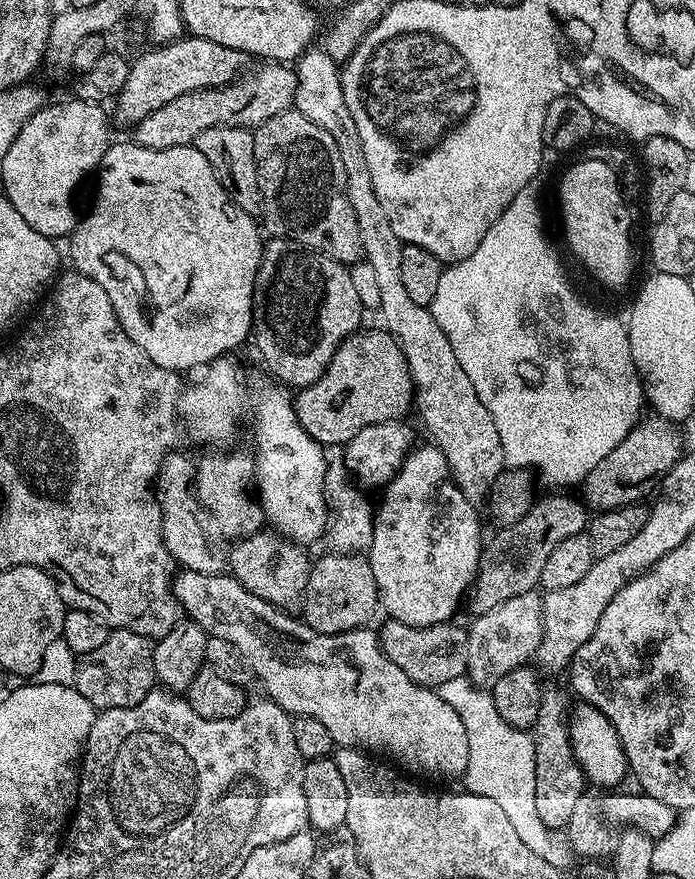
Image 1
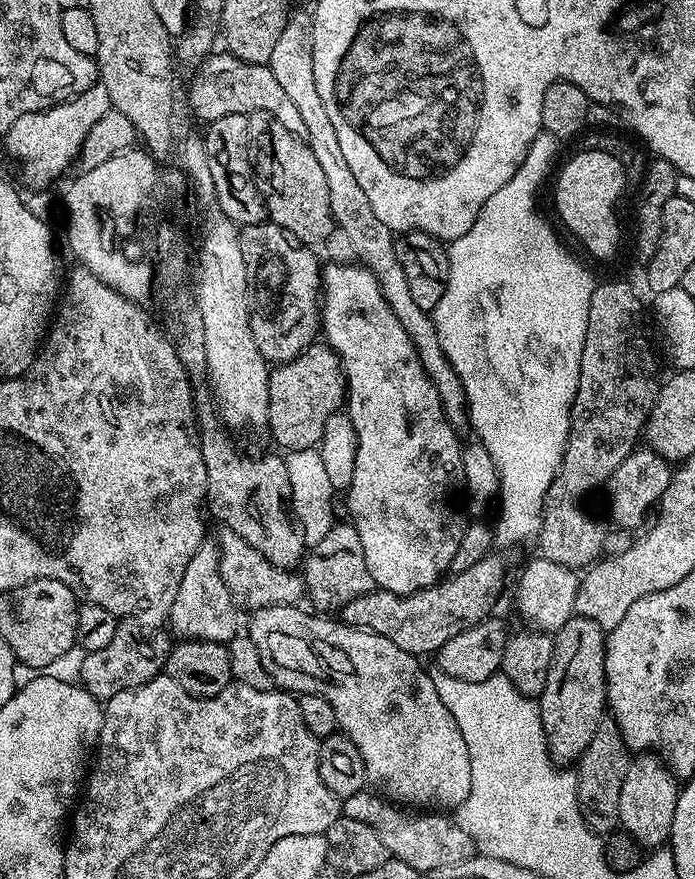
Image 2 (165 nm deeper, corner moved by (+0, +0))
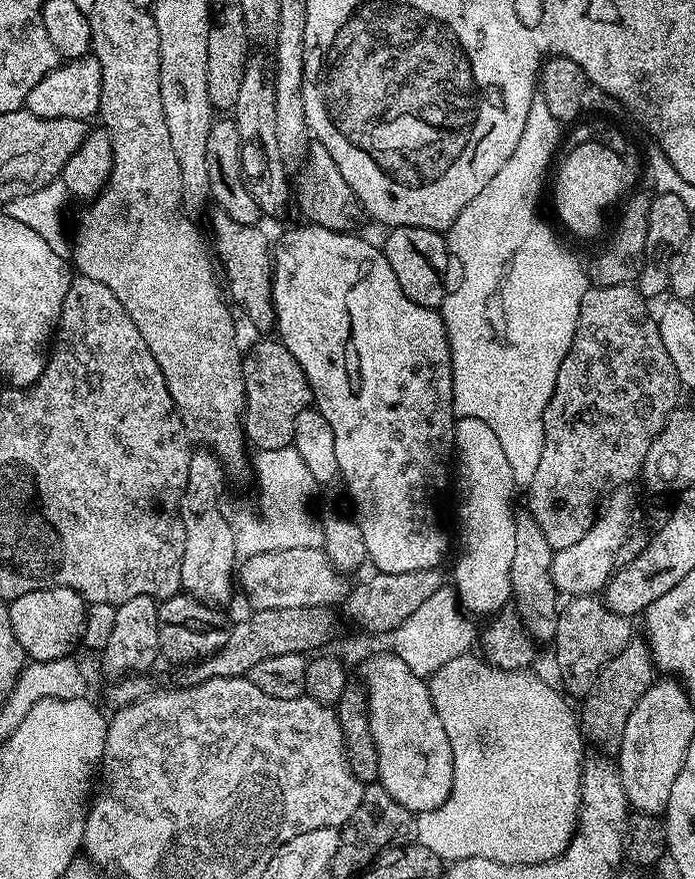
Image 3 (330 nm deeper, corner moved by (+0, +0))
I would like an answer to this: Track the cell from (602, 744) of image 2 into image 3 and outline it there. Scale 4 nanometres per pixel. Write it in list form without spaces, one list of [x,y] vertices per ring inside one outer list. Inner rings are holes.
[[[640,638],[631,640],[618,655],[606,662],[606,666],[598,674],[595,688],[583,697],[584,709],[579,709],[578,712],[581,733],[591,747],[592,744],[596,747],[593,749],[604,754],[619,753],[622,734],[626,730],[626,718],[630,718],[642,694],[646,694],[646,690],[653,684],[652,672],[654,673],[652,655],[647,643]]]

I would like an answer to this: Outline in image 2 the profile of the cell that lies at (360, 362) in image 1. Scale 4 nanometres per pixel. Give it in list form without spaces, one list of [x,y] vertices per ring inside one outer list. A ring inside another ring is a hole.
[[[313,342],[302,354],[285,364],[277,364],[268,374],[268,393],[270,394],[270,410],[266,432],[285,453],[301,452],[307,448],[316,448],[322,438],[322,430],[326,426],[326,418],[330,414],[341,411],[346,404],[346,379],[340,357],[324,342]]]

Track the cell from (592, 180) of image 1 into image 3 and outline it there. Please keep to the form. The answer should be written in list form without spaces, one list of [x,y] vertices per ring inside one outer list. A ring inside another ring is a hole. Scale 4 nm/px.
[[[591,138],[576,149],[566,152],[566,158],[555,169],[556,185],[552,188],[552,200],[556,203],[556,216],[576,236],[596,236],[604,224],[608,207],[626,188],[624,157],[619,156],[607,142],[600,144]]]

